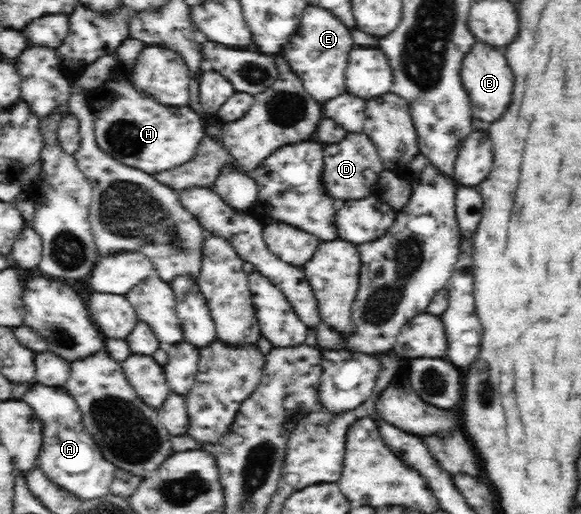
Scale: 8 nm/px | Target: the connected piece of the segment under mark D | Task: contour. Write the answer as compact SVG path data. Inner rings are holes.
M349 134L341 145L326 144L323 148L324 169L322 185L326 187L326 194L335 199L363 199L377 192L381 182L381 173L385 170L378 150L367 134Z

